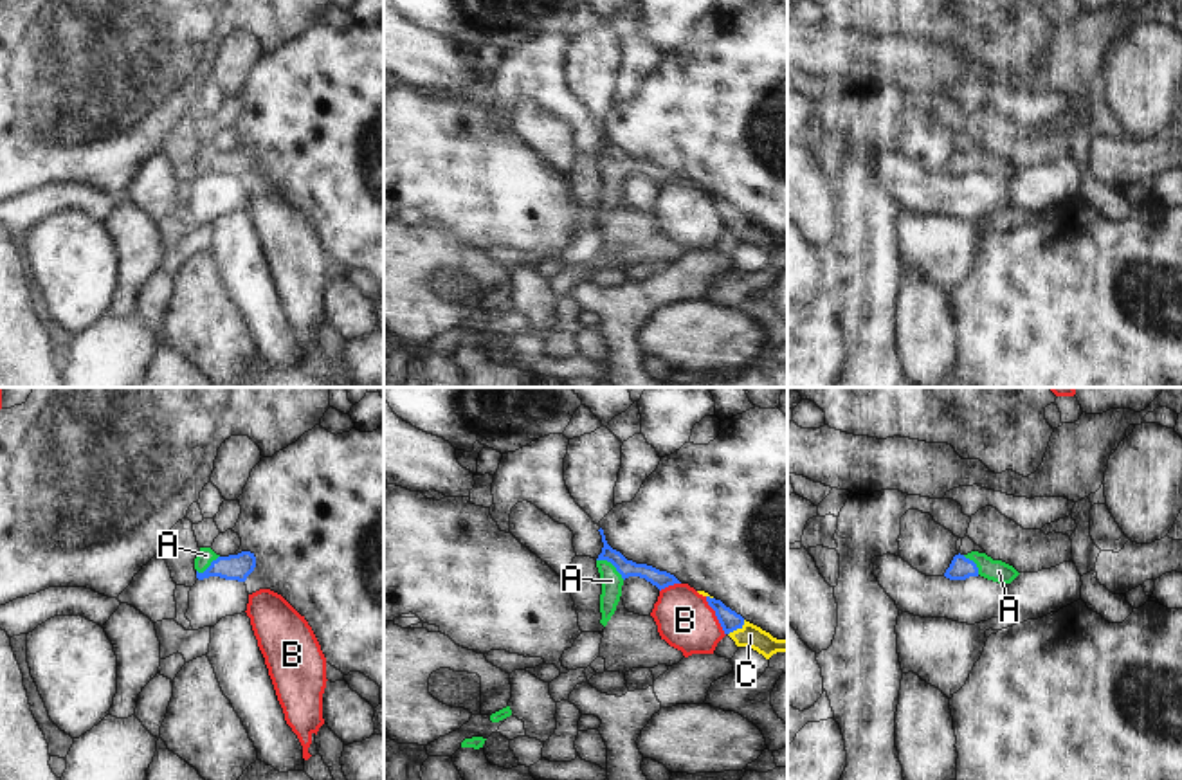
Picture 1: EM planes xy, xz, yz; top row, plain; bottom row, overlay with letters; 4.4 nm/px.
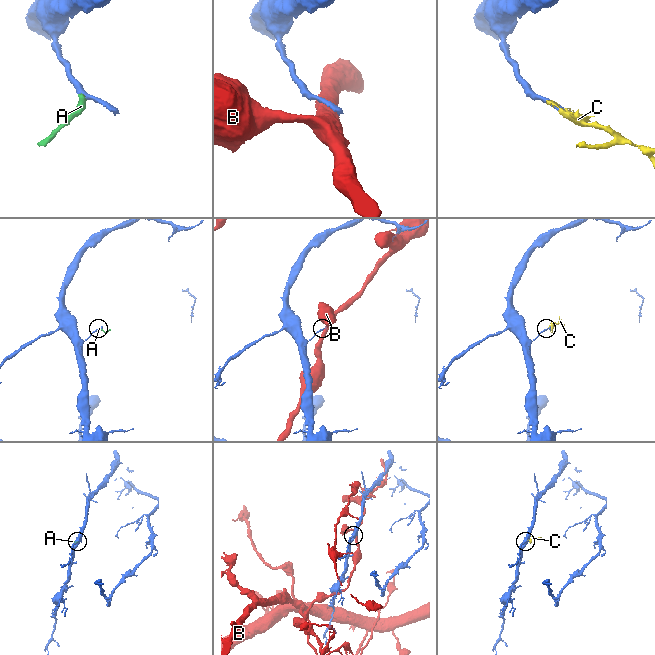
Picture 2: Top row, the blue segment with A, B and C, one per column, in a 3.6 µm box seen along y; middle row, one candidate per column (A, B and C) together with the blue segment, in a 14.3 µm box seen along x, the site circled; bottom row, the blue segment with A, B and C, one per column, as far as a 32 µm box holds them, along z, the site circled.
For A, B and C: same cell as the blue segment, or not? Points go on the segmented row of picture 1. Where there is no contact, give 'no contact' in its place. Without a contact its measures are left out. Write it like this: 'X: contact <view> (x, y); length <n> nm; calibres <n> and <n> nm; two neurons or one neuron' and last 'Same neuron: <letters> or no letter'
A: contact xz (611, 562); length 160 nm; calibres 80 and 100 nm; one neuron
B: contact xz (716, 615); length 200 nm; calibres 90 and 260 nm; two neurons
C: contact xz (737, 627); length 100 nm; calibres 90 and 110 nm; one neuron
Same neuron: A, C

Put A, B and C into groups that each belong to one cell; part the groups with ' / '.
A C / B

